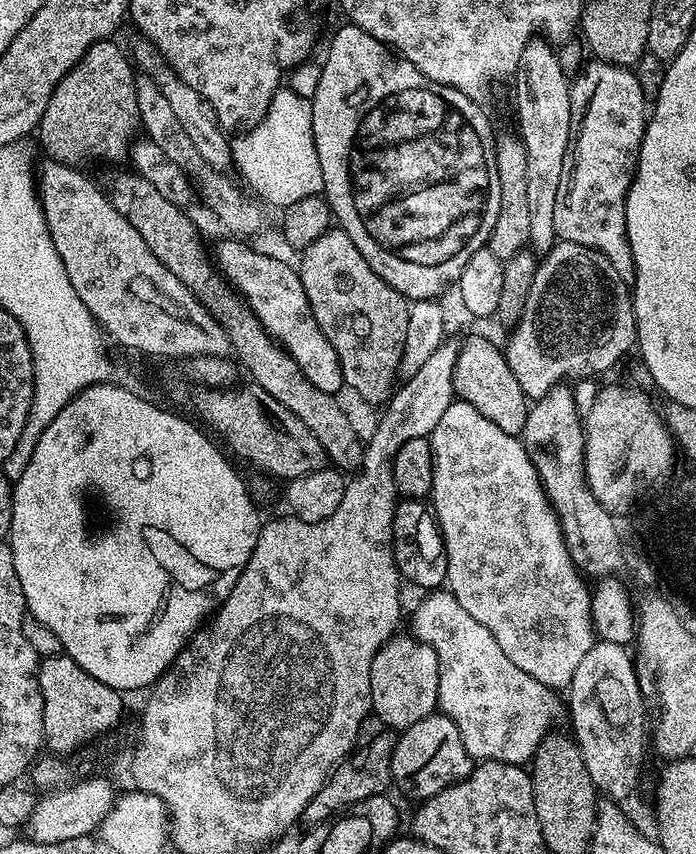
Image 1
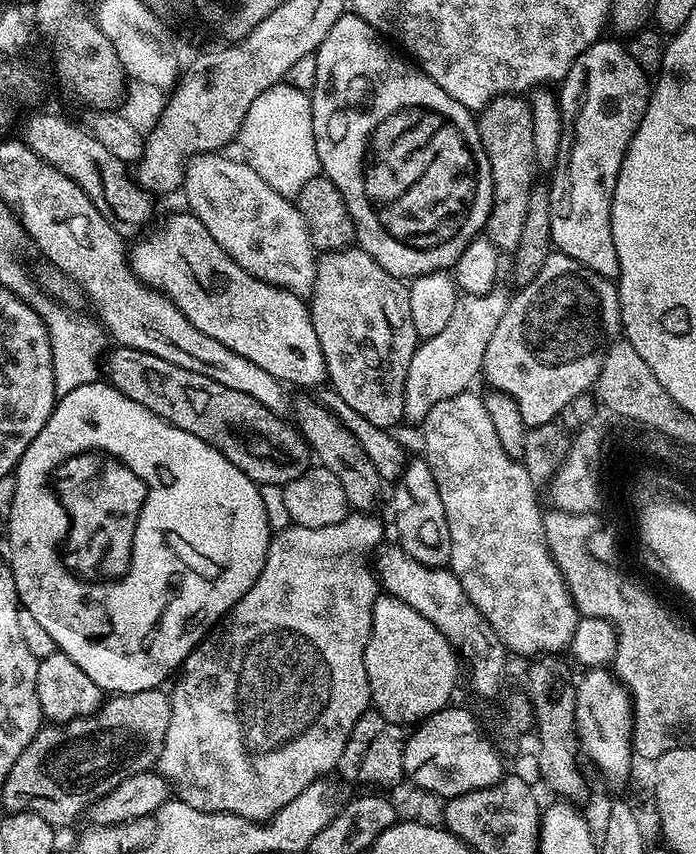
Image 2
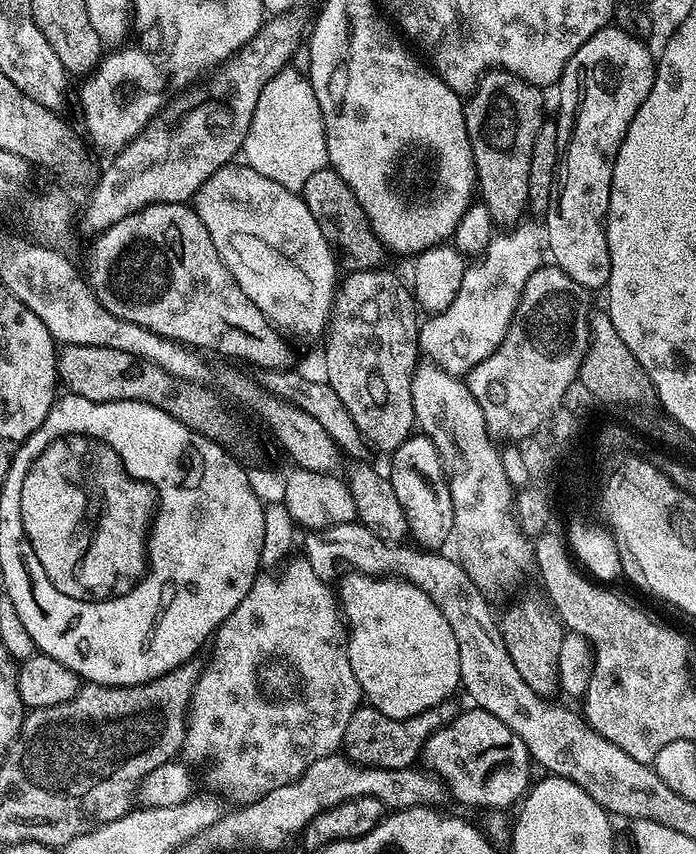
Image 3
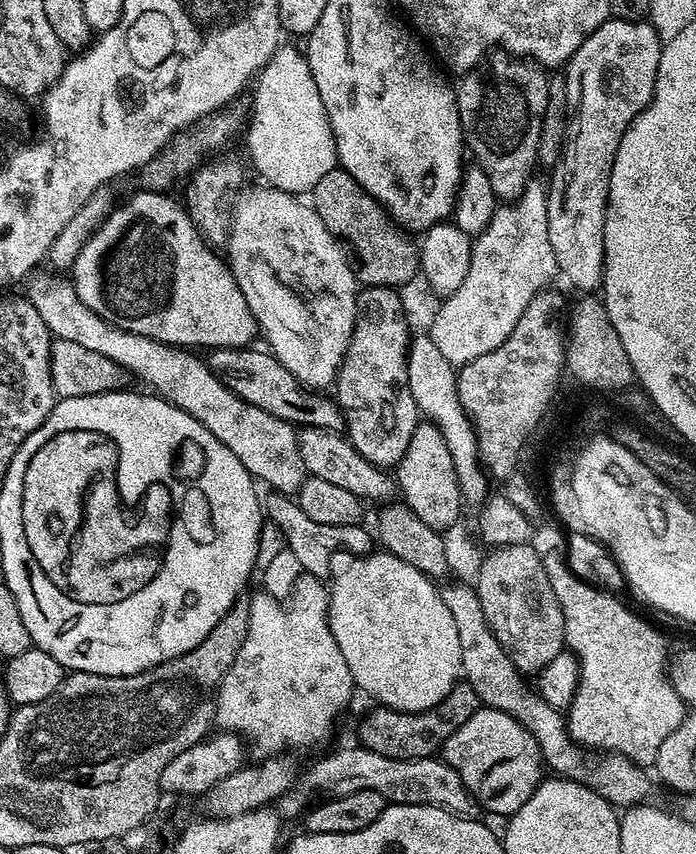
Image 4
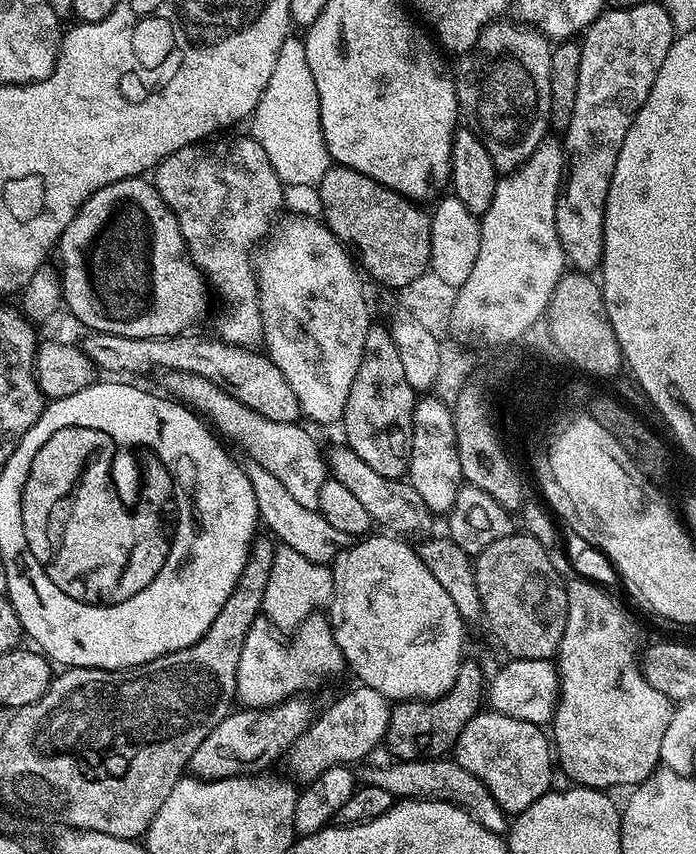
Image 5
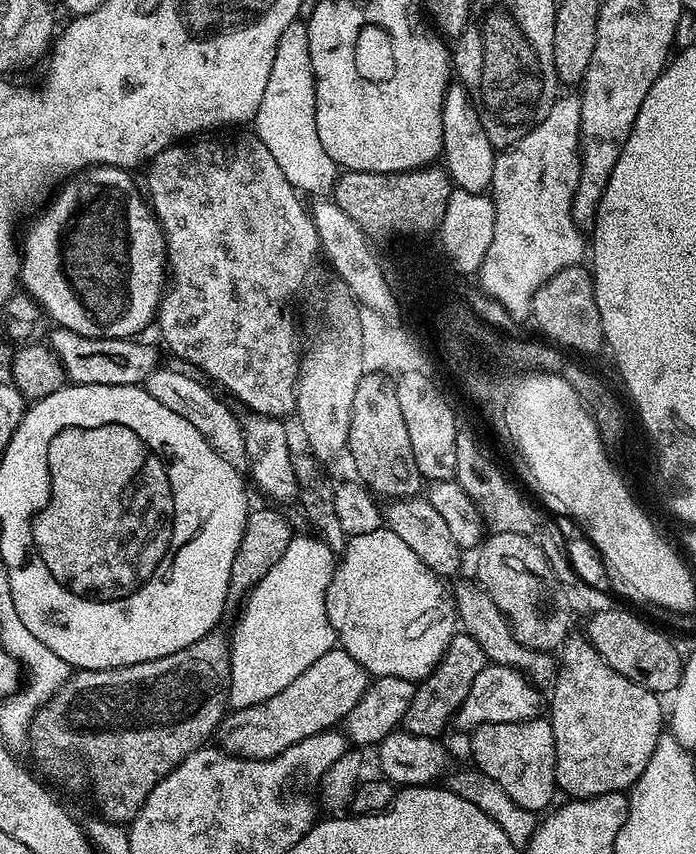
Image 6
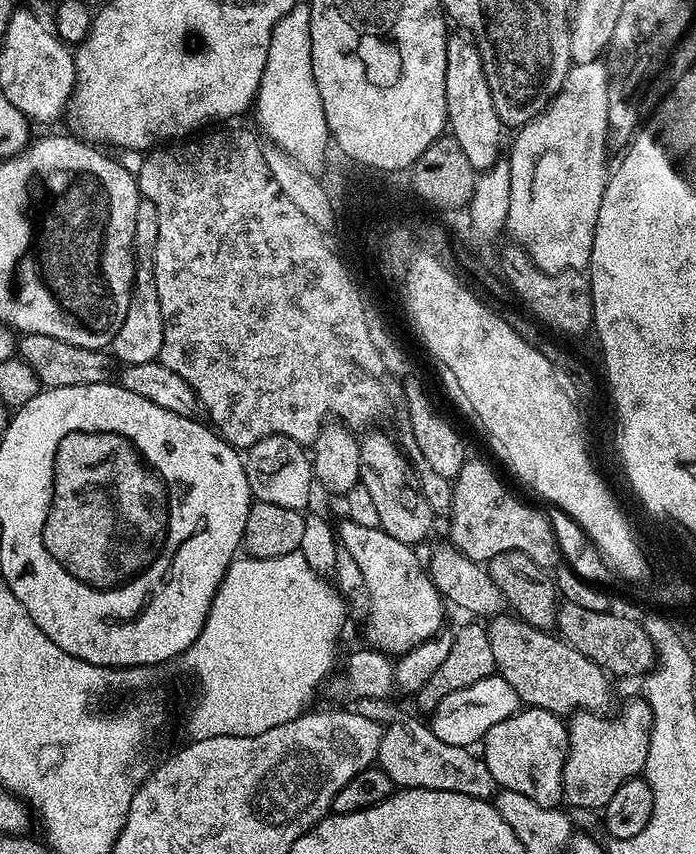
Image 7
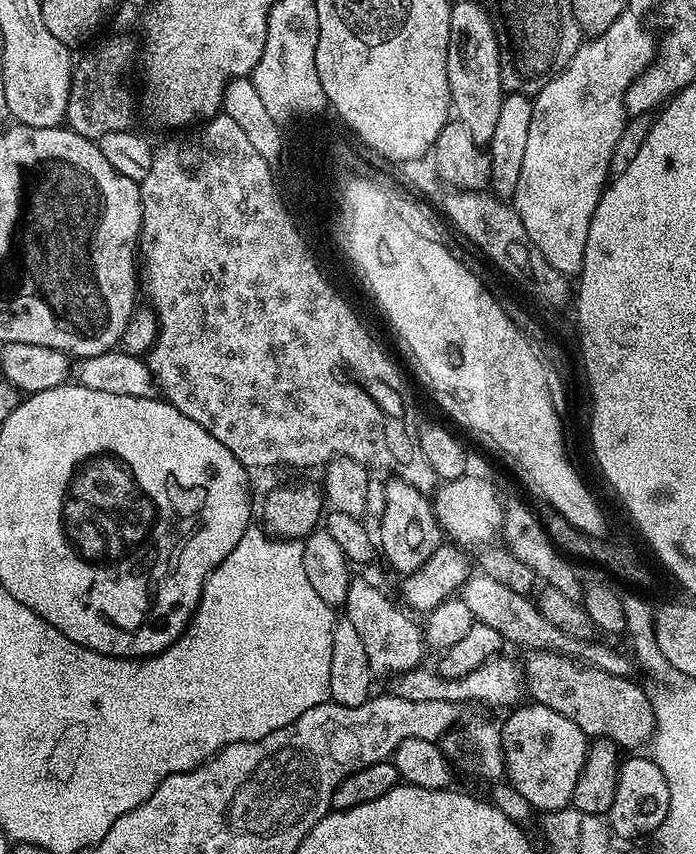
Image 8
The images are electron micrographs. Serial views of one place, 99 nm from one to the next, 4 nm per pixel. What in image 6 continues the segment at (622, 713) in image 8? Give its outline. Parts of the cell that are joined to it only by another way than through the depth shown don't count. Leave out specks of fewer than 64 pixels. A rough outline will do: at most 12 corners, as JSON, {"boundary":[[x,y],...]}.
{"boundary":[[454,588],[456,618],[485,661],[517,668],[537,685],[553,657],[522,646],[483,590]]}

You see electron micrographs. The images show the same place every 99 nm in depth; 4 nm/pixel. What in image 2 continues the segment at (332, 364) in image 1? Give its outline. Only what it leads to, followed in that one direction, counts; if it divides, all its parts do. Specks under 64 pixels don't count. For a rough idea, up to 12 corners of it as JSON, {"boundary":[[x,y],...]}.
{"boundary":[[191,212],[132,272],[202,334],[300,390],[327,381],[309,305]]}

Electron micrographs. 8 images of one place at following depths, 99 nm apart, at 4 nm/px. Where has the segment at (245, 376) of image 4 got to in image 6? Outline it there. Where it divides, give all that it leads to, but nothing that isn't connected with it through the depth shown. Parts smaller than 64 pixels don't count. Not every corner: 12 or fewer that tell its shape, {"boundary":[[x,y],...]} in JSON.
{"boundary":[[56,326],[46,343],[73,384],[143,385],[162,360],[140,338]]}

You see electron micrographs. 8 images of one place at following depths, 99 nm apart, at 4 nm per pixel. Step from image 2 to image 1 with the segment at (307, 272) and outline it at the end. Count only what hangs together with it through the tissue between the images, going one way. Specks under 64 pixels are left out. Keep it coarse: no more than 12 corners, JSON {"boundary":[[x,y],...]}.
{"boundary":[[136,76],[140,128],[188,175],[225,233],[252,238],[261,205],[194,150],[169,100]]}

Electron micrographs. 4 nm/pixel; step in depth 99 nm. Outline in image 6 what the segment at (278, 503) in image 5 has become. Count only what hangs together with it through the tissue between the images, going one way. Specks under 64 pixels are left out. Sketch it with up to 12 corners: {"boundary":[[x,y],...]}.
{"boundary":[[161,366],[142,387],[182,414],[237,472],[249,465],[241,417],[196,376]]}

